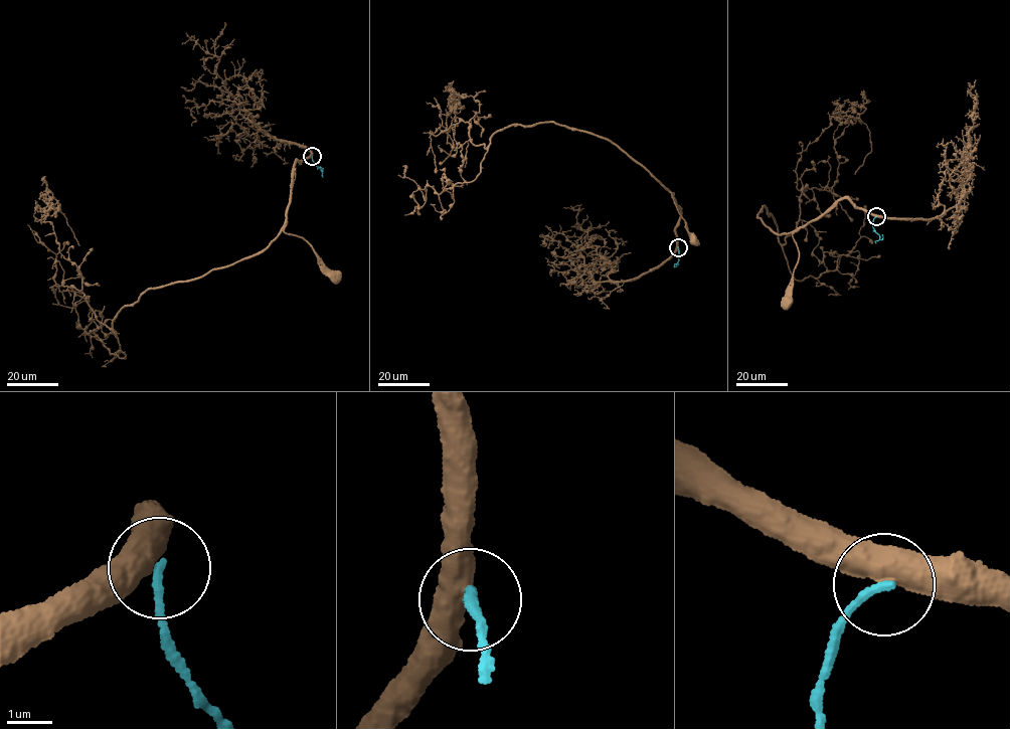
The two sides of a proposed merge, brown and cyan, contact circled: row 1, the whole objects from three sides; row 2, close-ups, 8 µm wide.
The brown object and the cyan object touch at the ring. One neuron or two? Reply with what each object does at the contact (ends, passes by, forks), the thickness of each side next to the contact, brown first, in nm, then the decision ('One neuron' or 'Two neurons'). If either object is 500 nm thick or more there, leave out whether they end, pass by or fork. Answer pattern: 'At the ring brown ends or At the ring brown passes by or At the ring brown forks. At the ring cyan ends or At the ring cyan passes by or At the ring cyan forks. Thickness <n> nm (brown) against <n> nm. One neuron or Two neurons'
Thickness 550 nm (brown) against 170 nm. Two neurons

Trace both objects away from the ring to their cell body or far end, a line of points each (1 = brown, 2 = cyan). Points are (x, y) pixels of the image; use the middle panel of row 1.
1: (677, 247), (676, 226), (680, 209), (670, 192), (693, 239)
2: (677, 247), (679, 260), (675, 266), (675, 263)

